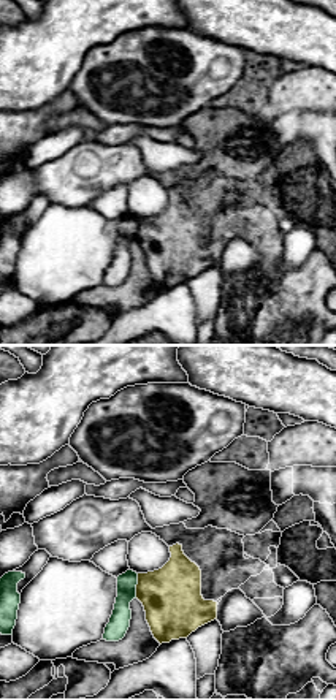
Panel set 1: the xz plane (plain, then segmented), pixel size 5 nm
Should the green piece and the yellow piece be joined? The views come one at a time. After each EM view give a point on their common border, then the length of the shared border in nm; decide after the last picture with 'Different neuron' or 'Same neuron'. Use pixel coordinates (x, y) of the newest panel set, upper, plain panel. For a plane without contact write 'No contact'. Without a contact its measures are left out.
Touches green at (135, 232). Shared border 130 nm

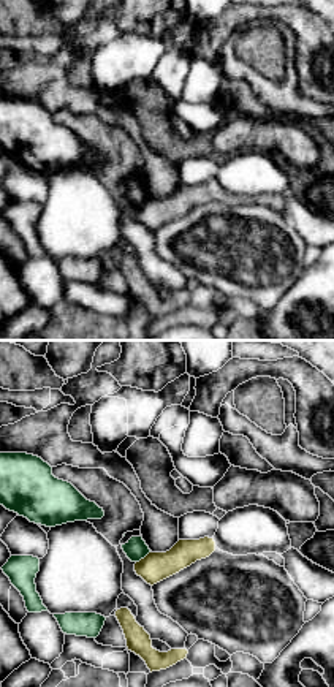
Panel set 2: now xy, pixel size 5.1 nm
Touches green at (143, 203). Shared border 90 nm

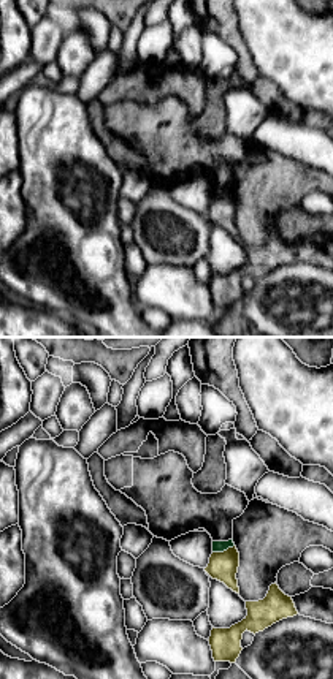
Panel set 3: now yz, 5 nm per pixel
Touches green at (222, 197). Shared border 120 nm

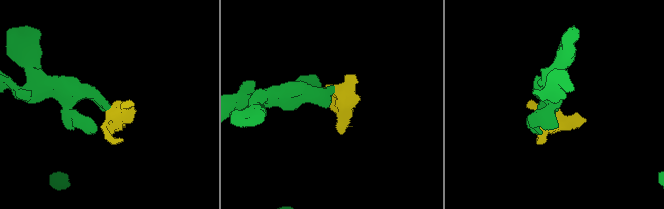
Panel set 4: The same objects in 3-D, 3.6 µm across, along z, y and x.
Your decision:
Different neuron

